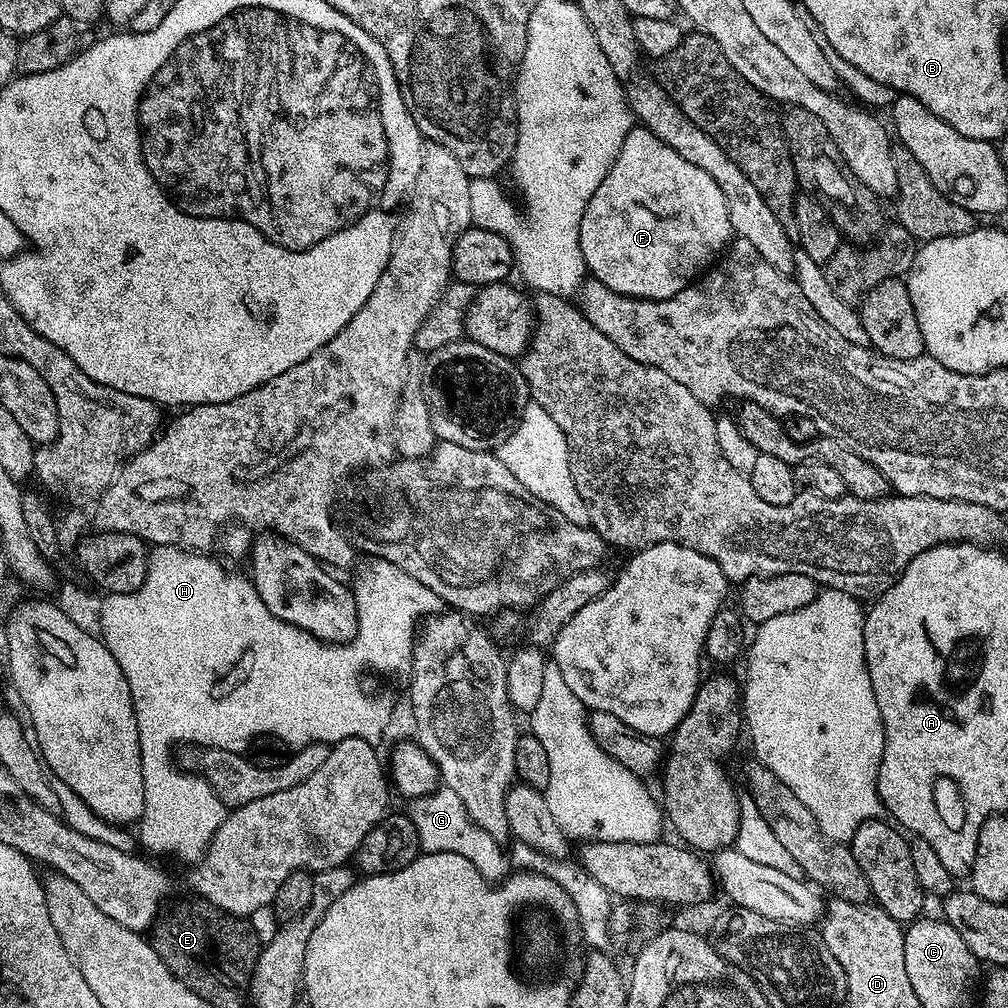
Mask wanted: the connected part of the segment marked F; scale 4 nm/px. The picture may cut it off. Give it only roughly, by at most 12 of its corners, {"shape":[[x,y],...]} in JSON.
{"shape":[[643,126],[580,227],[585,269],[674,298],[733,239],[718,182]]}

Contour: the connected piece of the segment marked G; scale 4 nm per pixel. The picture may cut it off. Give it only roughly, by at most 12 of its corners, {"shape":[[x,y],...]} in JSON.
{"shape":[[454,790],[409,807],[424,852],[461,854],[491,884],[509,868]]}

